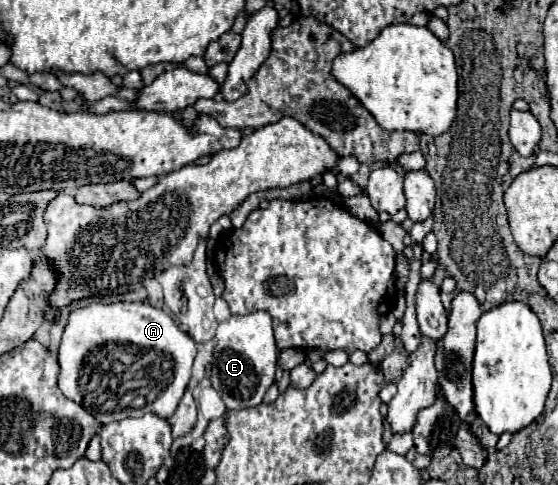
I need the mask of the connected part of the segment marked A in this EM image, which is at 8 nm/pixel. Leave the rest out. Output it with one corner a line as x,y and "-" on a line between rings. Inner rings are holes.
92,302
68,314
68,322
58,346
58,364
60,364
58,388
66,398
84,406
84,410
90,412
100,424
116,422
126,416
140,416
144,412
152,412
158,418
170,418
190,382
194,356
196,356
194,340
186,332
182,332
164,310
154,308
148,302
114,302
114,304
-
106,342
130,344
142,352
142,358
138,362
140,366
138,370
134,370
134,380
140,382
142,386
128,394
110,390
110,394
102,394
98,402
90,402
90,398
82,398
82,394
92,394
94,386
90,386
90,382
80,384
84,358
96,346
102,346
-
138,398
144,398
144,404
140,408
134,406
134,400

